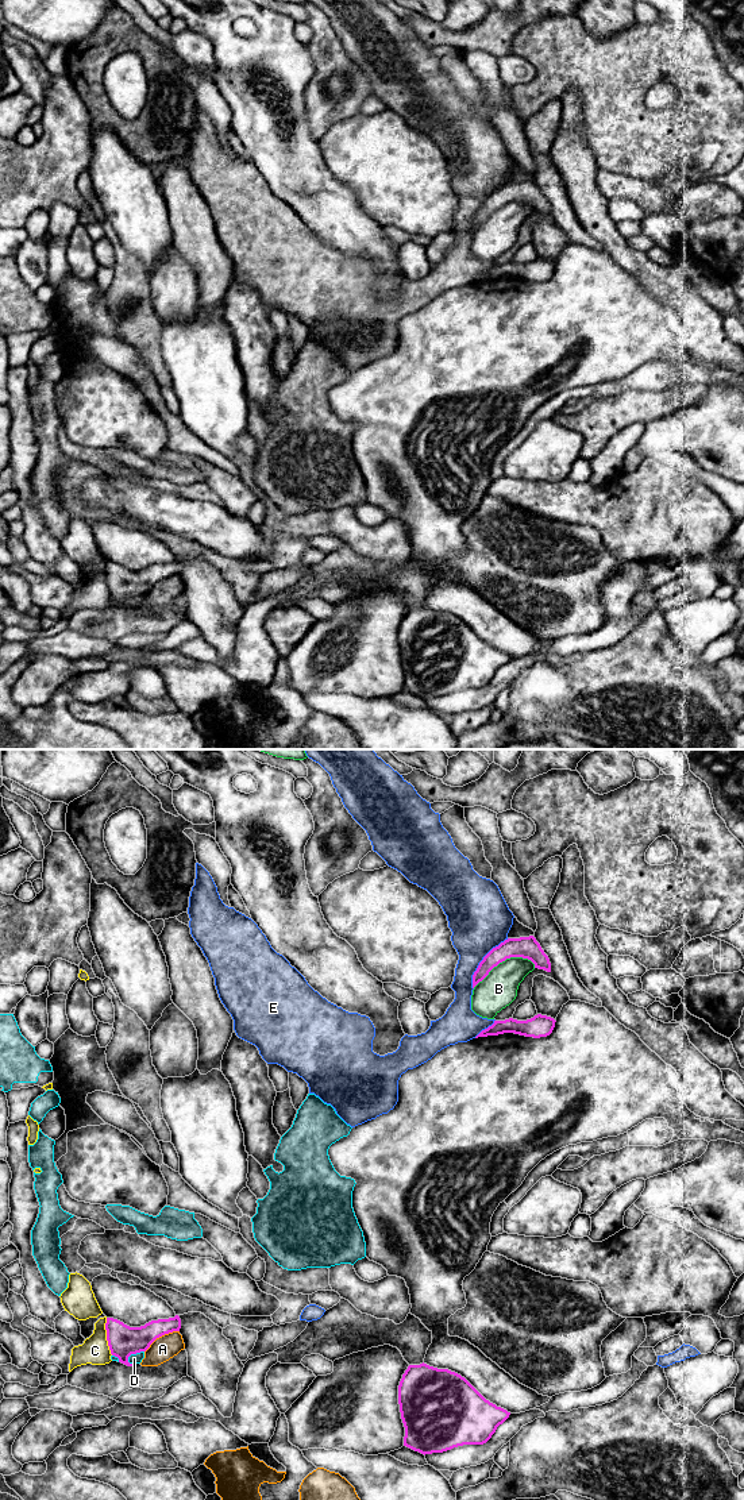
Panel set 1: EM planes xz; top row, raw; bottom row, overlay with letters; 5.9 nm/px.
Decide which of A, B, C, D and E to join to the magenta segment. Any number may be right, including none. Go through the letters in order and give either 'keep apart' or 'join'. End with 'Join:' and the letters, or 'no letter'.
A: keep apart
B: keep apart
C: keep apart
D: keep apart
E: keep apart
Join: no letter

